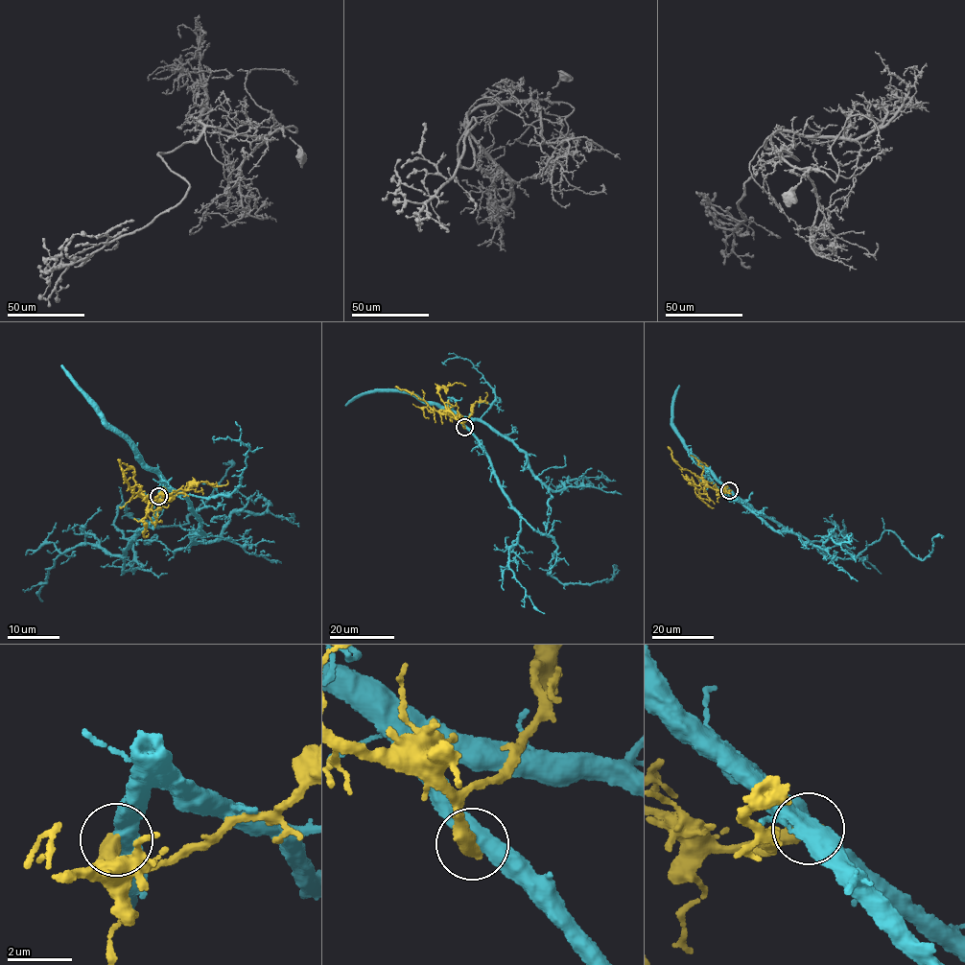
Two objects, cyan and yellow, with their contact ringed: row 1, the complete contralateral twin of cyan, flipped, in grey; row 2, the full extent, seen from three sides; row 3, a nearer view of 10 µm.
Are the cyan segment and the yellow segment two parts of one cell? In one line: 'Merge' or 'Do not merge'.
Do not merge

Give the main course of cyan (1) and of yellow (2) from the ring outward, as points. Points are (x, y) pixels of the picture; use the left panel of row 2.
1: (158, 497), (122, 551), (125, 572), (142, 566), (114, 523), (119, 505), (159, 526), (187, 524), (223, 462)
2: (157, 496), (156, 503), (149, 502), (147, 510), (158, 496), (194, 489), (200, 490), (202, 495)

